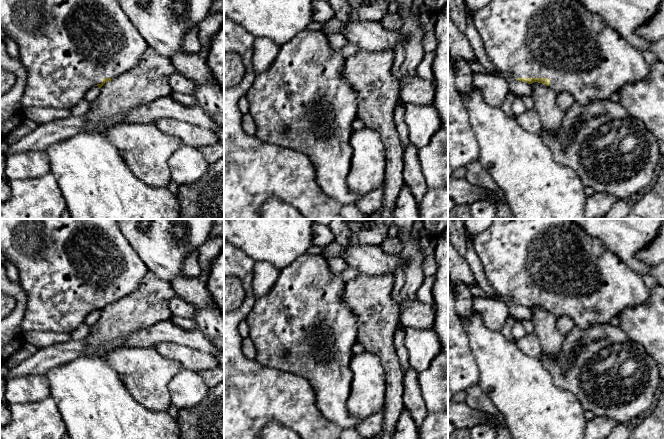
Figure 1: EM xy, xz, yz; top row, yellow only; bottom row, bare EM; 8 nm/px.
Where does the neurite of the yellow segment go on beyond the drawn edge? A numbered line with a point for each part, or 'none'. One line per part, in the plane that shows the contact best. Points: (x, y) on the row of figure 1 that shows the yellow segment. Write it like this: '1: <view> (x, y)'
1: yz (561, 40)

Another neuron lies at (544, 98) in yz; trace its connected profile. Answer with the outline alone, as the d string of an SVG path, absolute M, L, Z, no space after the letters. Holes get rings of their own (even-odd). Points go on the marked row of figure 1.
M534 82L532 95L534 109L541 120L541 132L549 132L556 135L563 123L564 112L556 103L557 94L548 86Z

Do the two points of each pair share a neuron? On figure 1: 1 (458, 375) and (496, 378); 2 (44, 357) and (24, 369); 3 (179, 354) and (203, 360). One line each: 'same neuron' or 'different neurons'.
1: different neurons
2: same neuron
3: same neuron

